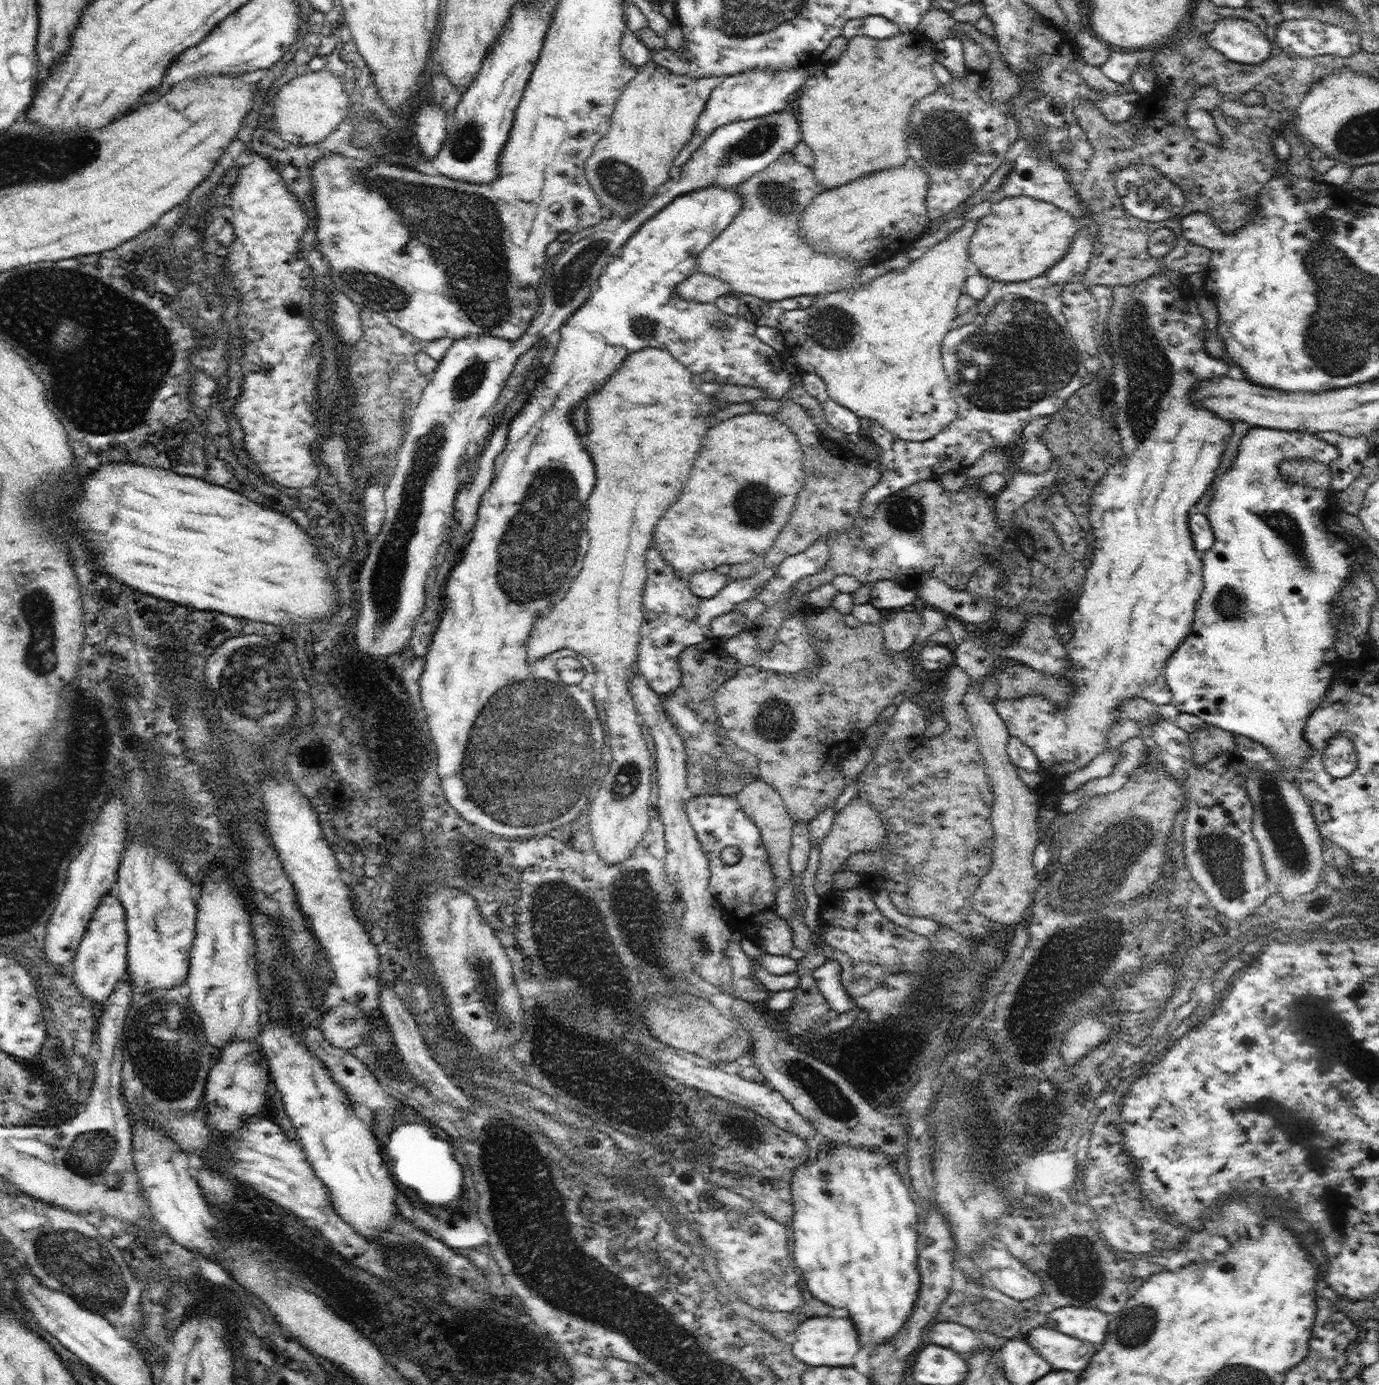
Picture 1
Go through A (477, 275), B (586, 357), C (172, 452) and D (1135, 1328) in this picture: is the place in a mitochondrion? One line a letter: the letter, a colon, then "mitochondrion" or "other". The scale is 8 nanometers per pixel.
A: mitochondrion
B: other
C: other
D: mitochondrion

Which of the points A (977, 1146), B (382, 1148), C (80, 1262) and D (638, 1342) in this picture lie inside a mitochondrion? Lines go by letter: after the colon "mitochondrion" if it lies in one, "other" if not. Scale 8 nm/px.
A: mitochondrion
B: other
C: mitochondrion
D: mitochondrion

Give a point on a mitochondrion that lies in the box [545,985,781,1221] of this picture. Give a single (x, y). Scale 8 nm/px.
(704, 1017)

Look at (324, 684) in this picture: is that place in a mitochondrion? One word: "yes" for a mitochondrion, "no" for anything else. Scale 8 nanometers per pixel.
no

